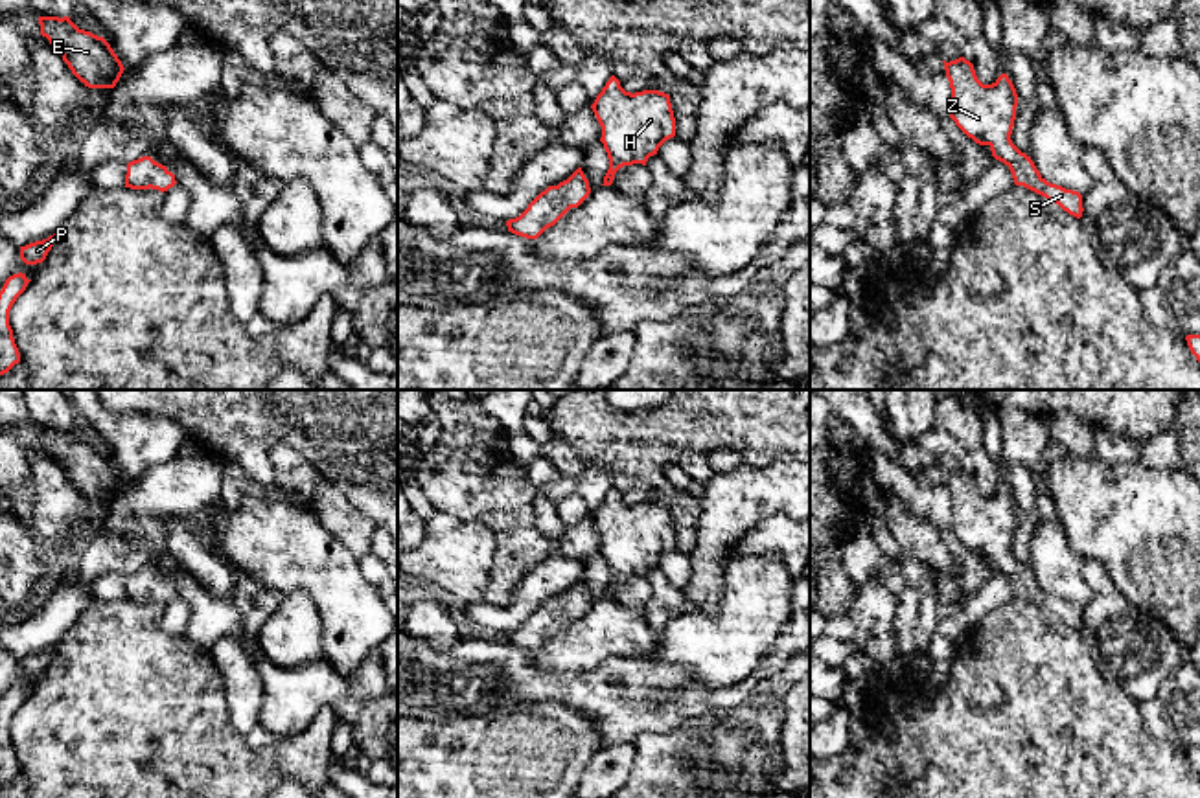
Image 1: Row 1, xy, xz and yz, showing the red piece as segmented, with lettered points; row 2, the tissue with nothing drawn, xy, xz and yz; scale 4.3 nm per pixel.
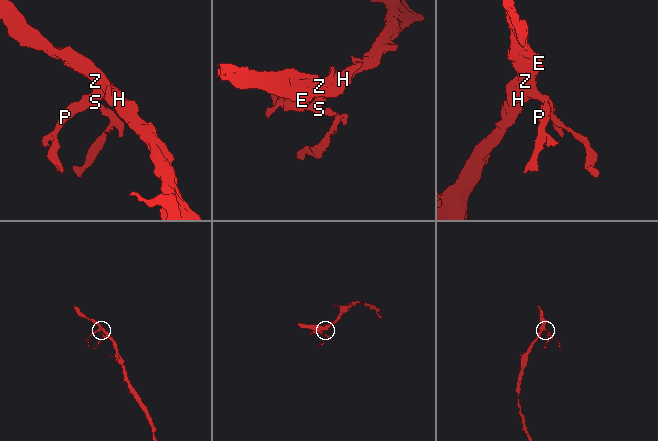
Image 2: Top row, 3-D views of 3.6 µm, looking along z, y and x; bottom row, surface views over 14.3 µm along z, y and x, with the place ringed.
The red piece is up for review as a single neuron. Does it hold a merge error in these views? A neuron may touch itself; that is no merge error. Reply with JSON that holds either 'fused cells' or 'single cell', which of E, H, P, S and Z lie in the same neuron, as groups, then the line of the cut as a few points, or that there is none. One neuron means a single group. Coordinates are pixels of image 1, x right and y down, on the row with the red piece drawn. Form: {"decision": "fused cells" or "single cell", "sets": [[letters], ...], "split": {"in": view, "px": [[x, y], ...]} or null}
{"decision": "single cell", "sets": [["E", "H", "P", "S", "Z"]], "split": null}

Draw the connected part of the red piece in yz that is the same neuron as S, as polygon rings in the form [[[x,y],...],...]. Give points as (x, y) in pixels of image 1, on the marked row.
[[[964,57],[942,63],[952,88],[950,118],[955,125],[975,143],[988,145],[992,156],[1010,169],[1016,186],[1045,197],[1080,219],[1084,211],[1082,195],[1047,182],[1031,156],[1012,143],[1018,94],[1009,75],[1001,74],[992,85],[983,85],[974,64]]]

